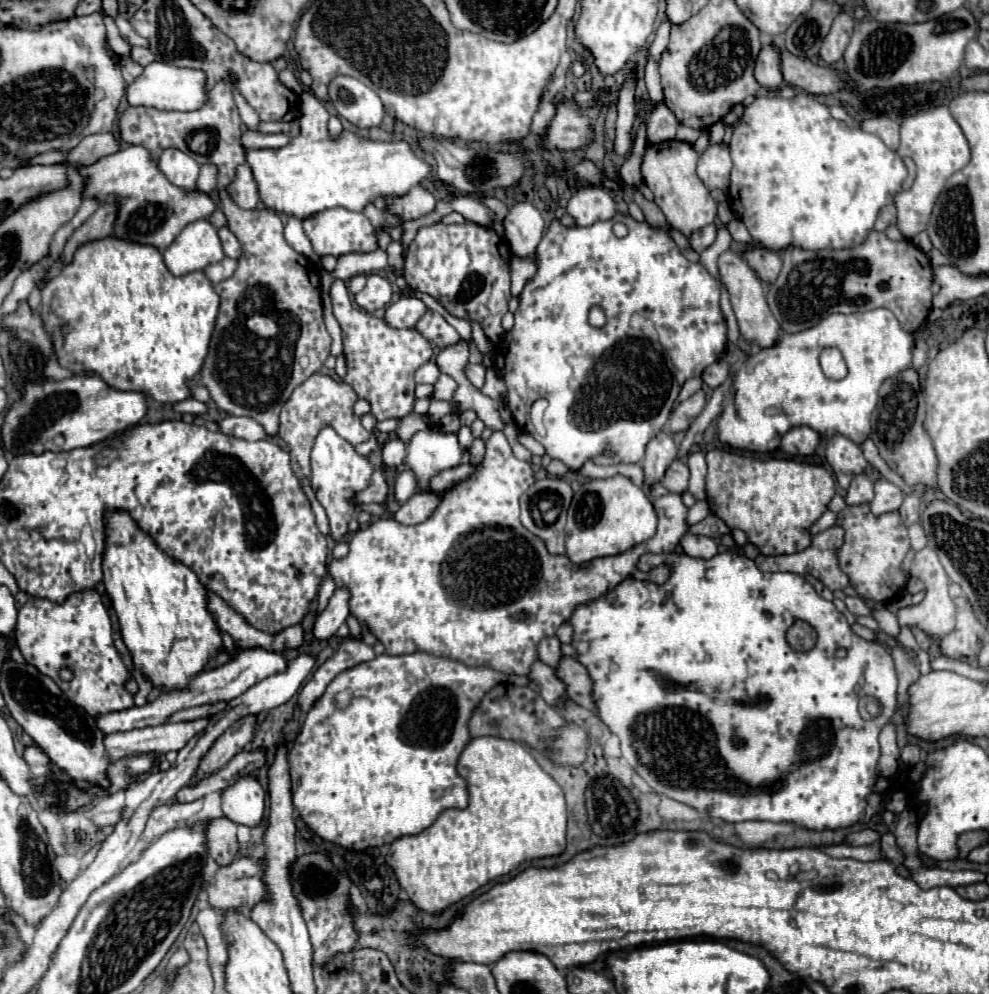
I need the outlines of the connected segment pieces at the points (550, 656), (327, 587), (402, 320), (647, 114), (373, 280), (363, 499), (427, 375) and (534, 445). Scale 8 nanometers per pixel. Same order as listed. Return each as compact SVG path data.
M557 636L543 638L543 640L539 642L537 652L539 652L539 660L545 662L545 664L549 664L549 666L553 666L553 668L557 668L559 660L561 660L561 656L563 656L561 650L559 650L559 640L557 640Z
M327 576L321 584L321 590L319 590L319 596L317 596L317 612L323 612L323 608L327 606L329 598L333 596L335 592L335 580L331 576Z
M401 296L397 302L393 302L387 312L385 312L385 320L387 324L391 324L393 328L413 328L417 324L417 320L427 312L429 308L425 306L423 300L415 298L415 296Z
M641 100L641 104L643 104L641 118L647 122L647 140L651 144L673 140L677 126L679 126L675 114L665 104L659 104L655 110L651 110L647 100Z
M369 274L367 276L367 286L355 296L355 302L365 310L365 312L375 312L391 302L391 284L385 276L381 274Z
M381 470L375 472L373 476L373 482L367 490L363 490L359 494L359 502L361 504L371 504L371 502L377 502L377 504L385 504L387 502L387 496L389 496L389 484L387 484L387 478Z
M431 360L431 362L427 362L425 366L421 366L417 372L415 372L415 382L417 384L435 384L437 382L437 378L439 378L439 368L437 368L437 364Z
M521 432L521 434L519 434L519 442L521 442L527 450L531 450L533 454L537 454L537 456L543 456L543 454L545 454L545 448L543 448L531 434L527 434L527 432Z

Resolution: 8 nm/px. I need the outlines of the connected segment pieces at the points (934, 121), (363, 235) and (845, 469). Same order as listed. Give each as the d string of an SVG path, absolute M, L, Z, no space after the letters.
M935 106L923 112L917 112L903 120L901 124L901 144L897 148L897 154L911 156L917 166L915 182L909 190L901 190L899 196L895 196L895 208L897 208L897 228L899 232L911 240L919 232L927 228L927 220L931 216L933 204L943 190L947 178L969 164L971 150L967 144L967 138L961 130L961 126L953 120L947 106Z
M331 208L327 212L317 212L315 216L309 216L303 220L303 228L307 238L313 244L313 250L319 256L331 254L331 256L341 256L349 252L371 252L377 248L377 236L375 228L369 222L369 218L363 212L351 212L347 208Z
M833 436L827 442L825 456L827 456L827 462L831 464L831 468L835 472L835 478L837 478L841 488L847 488L849 482L857 474L863 474L865 468L867 468L867 460L863 458L863 452L861 452L859 444L851 442L843 436Z

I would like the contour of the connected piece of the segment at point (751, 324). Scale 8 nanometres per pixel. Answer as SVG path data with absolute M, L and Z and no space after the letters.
M727 250L719 256L719 272L721 272L723 280L733 280L733 282L725 282L725 286L727 286L729 296L731 296L731 306L735 310L735 316L737 316L737 322L739 322L739 328L741 328L741 336L749 344L755 344L759 348L771 348L771 344L777 344L777 340L781 336L779 322L775 320L775 316L771 314L771 310L767 306L761 280L747 266L747 262L741 256L737 256L735 252Z

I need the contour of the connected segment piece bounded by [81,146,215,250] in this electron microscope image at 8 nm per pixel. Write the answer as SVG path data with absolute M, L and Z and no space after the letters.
M129 146L117 154L105 156L97 164L81 168L81 174L87 176L85 196L97 196L101 202L111 202L115 196L115 202L121 204L113 236L123 238L123 232L127 232L131 236L127 240L151 244L159 250L165 250L187 224L209 218L215 210L215 202L209 194L199 190L187 192L185 188L171 184L161 174L151 152L143 146Z

